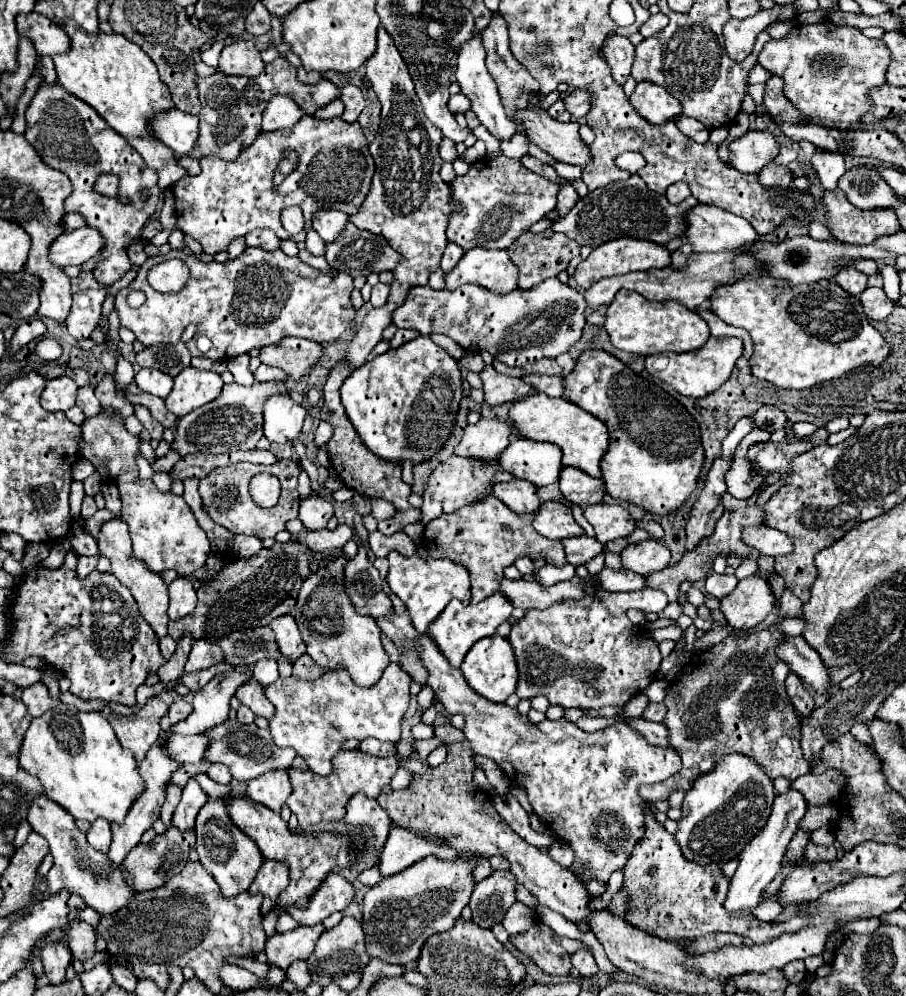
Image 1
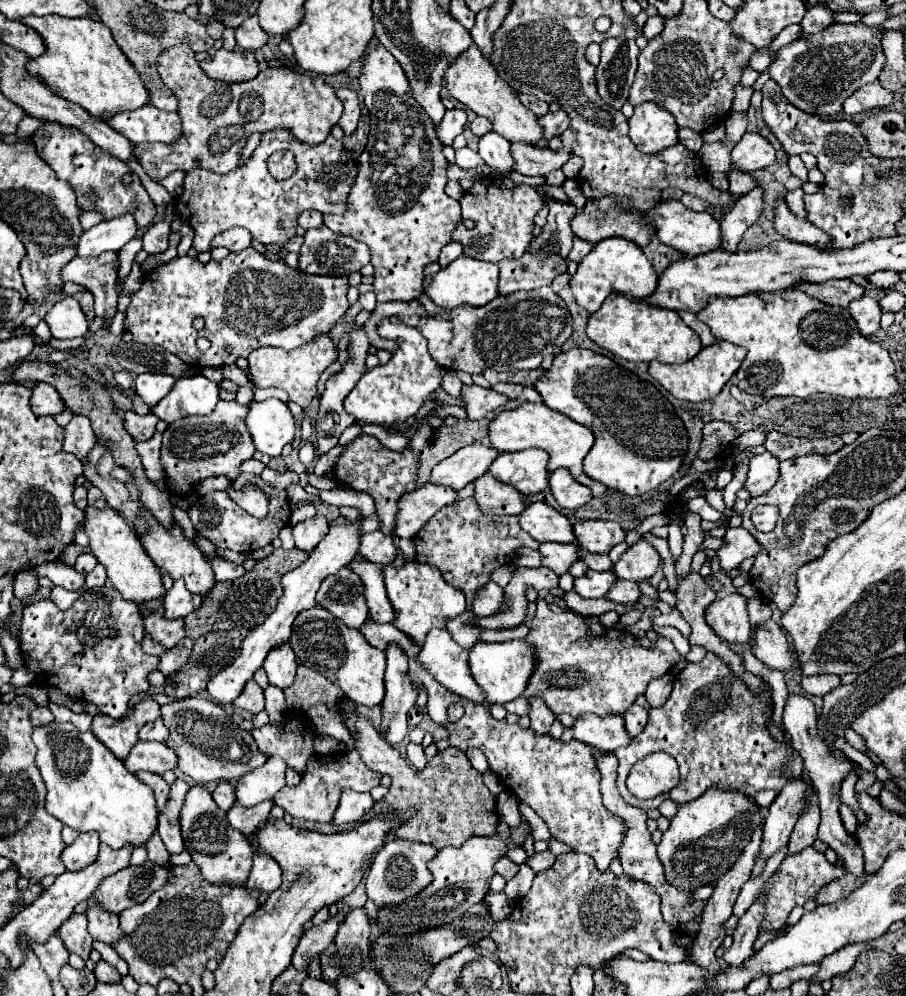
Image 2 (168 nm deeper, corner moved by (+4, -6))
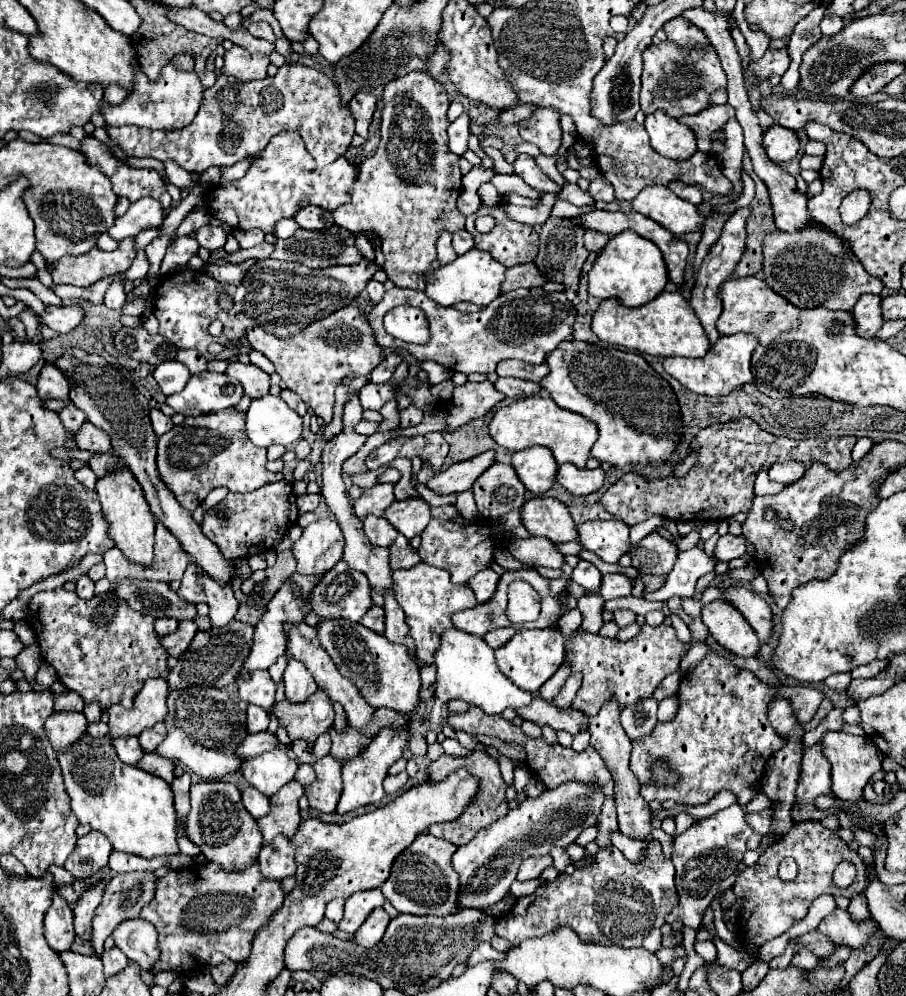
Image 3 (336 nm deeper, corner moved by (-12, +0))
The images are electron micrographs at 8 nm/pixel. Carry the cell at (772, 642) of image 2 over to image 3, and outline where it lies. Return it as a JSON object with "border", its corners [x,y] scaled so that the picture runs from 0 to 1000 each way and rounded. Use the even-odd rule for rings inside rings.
{"border":[[[806,588],[799,592],[799,602],[808,604],[821,620],[828,624],[828,629],[834,633],[841,647],[845,647],[854,635],[854,622],[850,608],[830,592],[821,588]]]}

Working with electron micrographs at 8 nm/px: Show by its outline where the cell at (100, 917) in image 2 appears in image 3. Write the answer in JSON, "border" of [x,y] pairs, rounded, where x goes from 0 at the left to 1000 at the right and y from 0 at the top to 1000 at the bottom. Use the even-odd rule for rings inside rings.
{"border":[[[146,922],[146,924],[139,924],[137,928],[130,928],[128,936],[124,936],[124,942],[128,950],[137,954],[137,958],[143,964],[152,966],[155,972],[159,974],[168,974],[170,966],[177,960],[172,932],[161,924]]]}

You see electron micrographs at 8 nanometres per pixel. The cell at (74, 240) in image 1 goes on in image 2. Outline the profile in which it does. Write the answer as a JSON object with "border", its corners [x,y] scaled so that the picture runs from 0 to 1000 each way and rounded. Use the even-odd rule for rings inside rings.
{"border":[[[137,215],[132,219],[115,221],[99,231],[91,233],[86,243],[86,257],[110,257],[117,251],[130,253],[139,243],[143,243],[152,233],[150,221],[146,215]]]}

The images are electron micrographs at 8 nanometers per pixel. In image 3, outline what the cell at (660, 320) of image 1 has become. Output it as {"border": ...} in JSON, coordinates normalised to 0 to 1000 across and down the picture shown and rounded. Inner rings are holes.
{"border":[[[751,291],[731,293],[726,299],[706,309],[693,309],[684,305],[684,301],[669,301],[653,317],[653,333],[669,345],[682,345],[691,351],[733,359],[775,359],[784,351],[784,341],[777,337],[777,329],[773,321],[768,321],[768,313],[764,313],[764,307]]]}

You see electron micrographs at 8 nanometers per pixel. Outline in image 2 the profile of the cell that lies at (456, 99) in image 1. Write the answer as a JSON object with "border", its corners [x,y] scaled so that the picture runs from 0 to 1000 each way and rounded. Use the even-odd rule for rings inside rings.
{"border":[[[510,108],[494,110],[488,118],[488,122],[481,127],[481,137],[486,139],[486,143],[490,147],[499,147],[501,139],[506,135],[510,135],[512,124],[514,124],[514,110],[510,110]]]}

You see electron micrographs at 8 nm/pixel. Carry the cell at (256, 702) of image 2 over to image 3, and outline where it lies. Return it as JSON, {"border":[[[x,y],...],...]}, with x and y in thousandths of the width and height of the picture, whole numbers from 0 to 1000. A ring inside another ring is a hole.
{"border":[[[283,673],[276,677],[274,685],[263,685],[263,697],[265,703],[274,707],[283,707],[296,715],[300,715],[302,697],[305,697],[305,685],[296,679],[294,673]]]}

